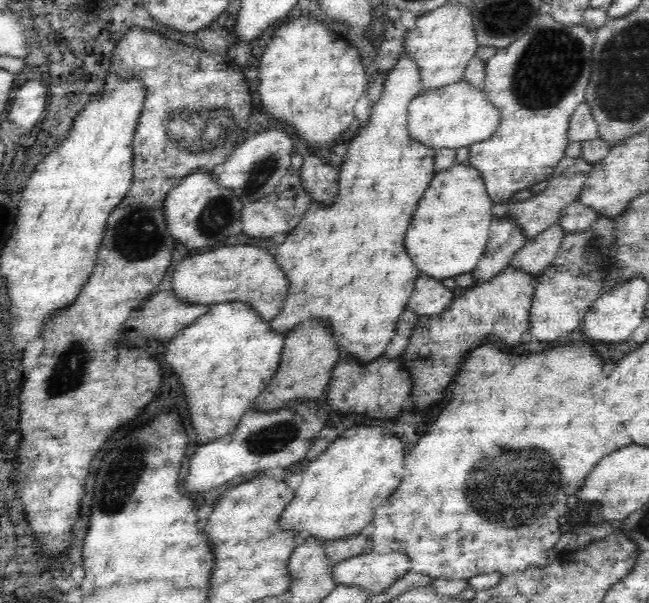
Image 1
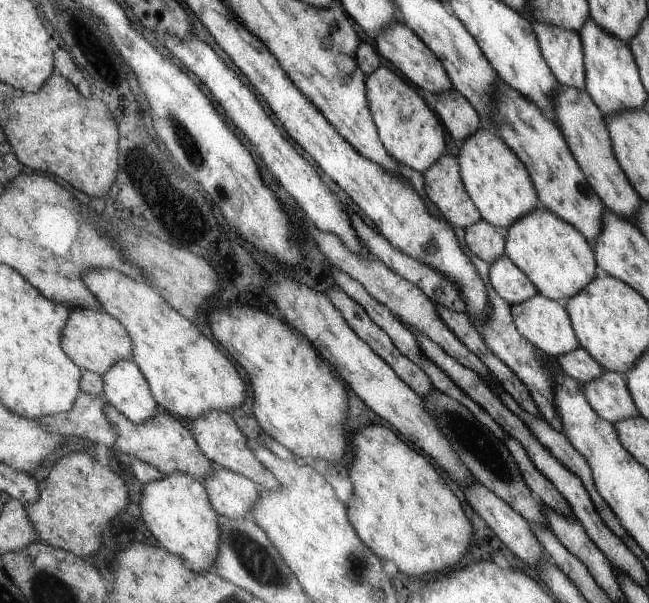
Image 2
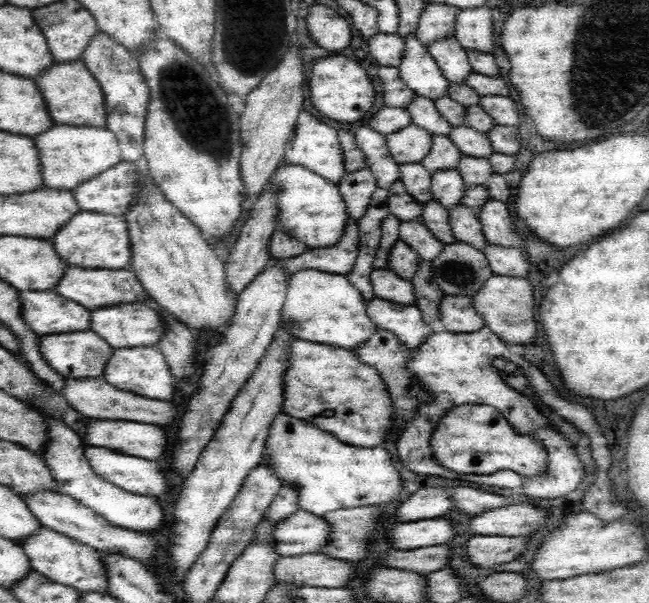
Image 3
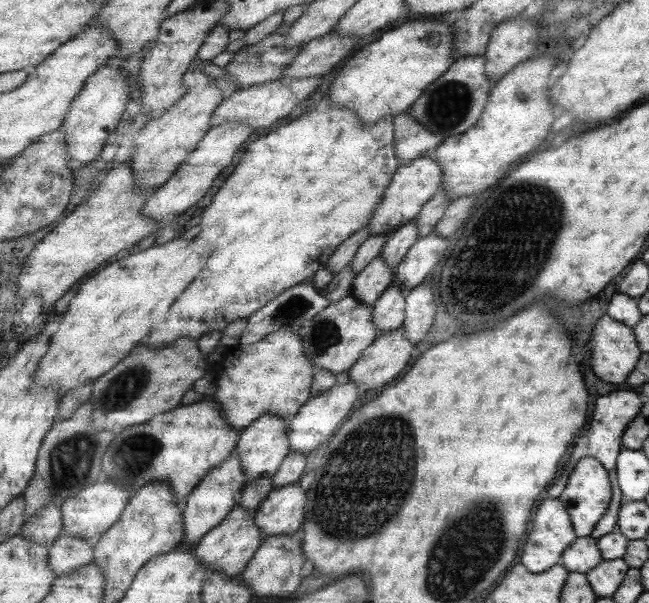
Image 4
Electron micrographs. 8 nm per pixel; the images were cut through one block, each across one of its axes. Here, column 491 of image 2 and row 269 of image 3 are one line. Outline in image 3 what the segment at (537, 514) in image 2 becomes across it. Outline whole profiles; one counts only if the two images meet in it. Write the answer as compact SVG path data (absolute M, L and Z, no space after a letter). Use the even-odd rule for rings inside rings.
M460 241L444 244L438 256L428 263L431 265L432 277L435 280L435 284L446 295L464 295L470 297L482 286L482 282L490 278L490 275L494 275L483 253L478 248Z

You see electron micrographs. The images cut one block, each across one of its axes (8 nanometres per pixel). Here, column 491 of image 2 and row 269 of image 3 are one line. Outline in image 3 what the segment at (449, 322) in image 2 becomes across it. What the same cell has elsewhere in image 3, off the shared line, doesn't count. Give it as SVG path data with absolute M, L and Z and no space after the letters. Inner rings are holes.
M387 188L374 189L370 206L365 208L360 218L355 219L358 231L357 255L352 270L345 277L366 301L376 297L370 284L370 273L373 269L371 263L381 239L381 220L390 213L388 196Z

